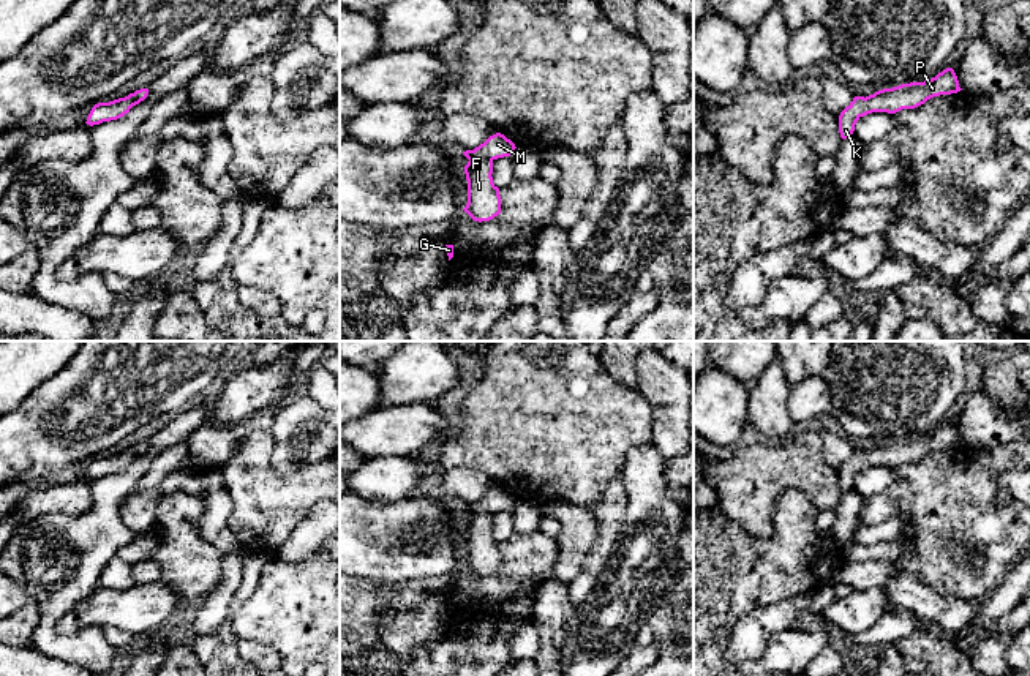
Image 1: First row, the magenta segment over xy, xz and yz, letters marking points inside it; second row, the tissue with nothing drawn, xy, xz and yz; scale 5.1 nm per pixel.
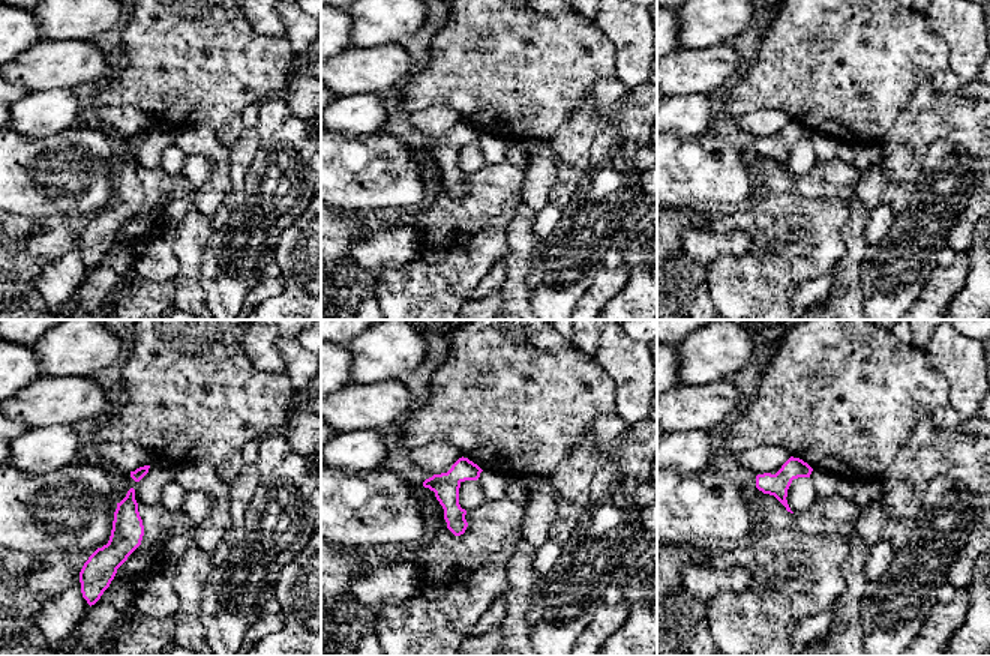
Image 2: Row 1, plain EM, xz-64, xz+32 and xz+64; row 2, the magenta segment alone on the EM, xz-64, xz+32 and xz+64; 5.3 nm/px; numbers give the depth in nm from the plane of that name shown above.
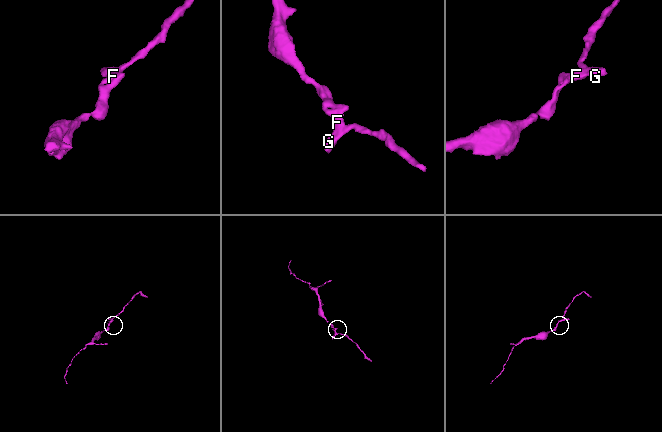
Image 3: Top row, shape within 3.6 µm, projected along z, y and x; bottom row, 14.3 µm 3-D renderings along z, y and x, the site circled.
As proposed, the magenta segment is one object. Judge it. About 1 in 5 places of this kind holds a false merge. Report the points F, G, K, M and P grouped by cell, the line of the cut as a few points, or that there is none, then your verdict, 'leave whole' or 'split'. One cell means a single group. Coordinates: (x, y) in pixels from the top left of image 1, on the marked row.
F G K M P | no cut | leave whole

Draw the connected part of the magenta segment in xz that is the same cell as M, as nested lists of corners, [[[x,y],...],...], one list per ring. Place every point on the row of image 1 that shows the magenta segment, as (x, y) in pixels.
[[[496,133],[474,150],[463,155],[469,160],[464,166],[468,180],[468,204],[463,208],[474,221],[490,221],[501,213],[499,188],[493,183],[493,161],[510,156],[515,144]]]

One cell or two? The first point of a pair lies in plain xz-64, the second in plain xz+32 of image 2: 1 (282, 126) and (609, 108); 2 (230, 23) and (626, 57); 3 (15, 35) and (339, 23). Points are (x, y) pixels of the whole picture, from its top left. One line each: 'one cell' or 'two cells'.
1: one cell
2: two cells
3: one cell

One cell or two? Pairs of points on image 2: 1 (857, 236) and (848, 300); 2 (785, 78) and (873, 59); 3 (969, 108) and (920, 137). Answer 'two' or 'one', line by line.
1: one
2: one
3: one

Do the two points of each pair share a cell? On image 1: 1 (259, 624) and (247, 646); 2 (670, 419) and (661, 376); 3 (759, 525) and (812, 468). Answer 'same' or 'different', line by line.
1: different
2: same
3: same

